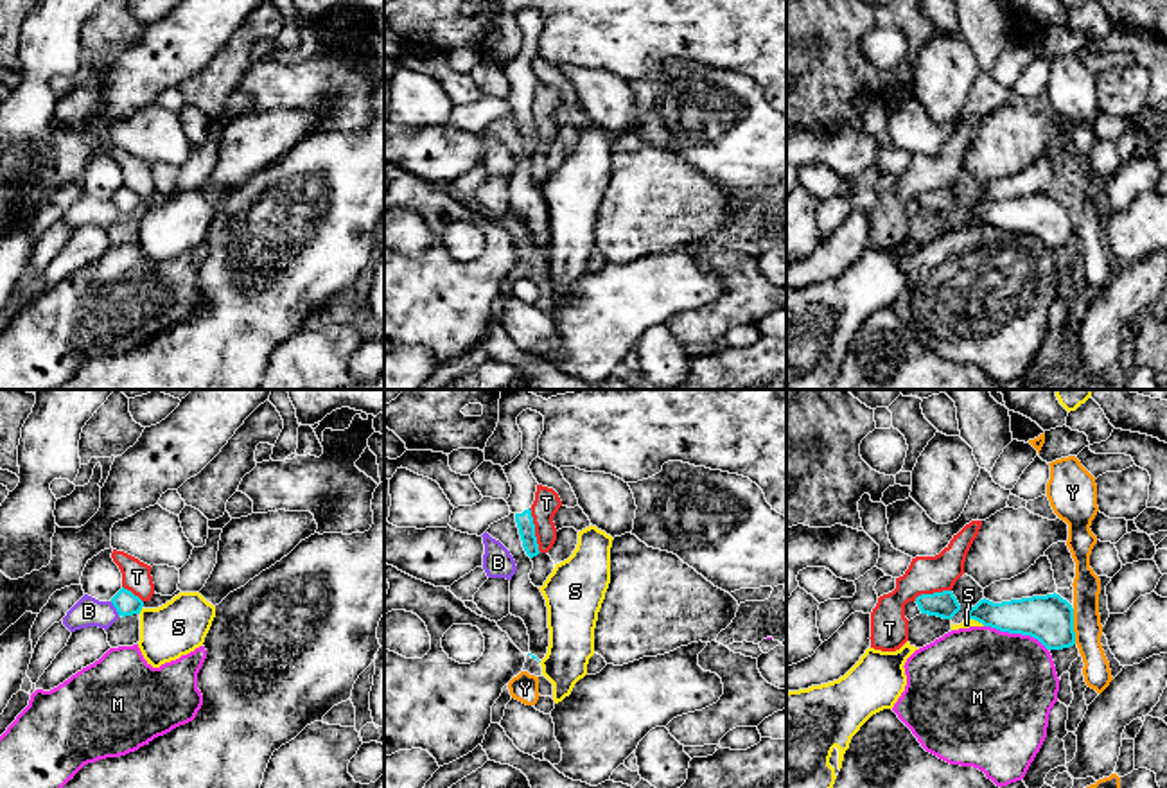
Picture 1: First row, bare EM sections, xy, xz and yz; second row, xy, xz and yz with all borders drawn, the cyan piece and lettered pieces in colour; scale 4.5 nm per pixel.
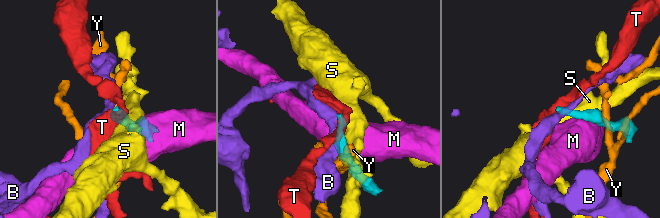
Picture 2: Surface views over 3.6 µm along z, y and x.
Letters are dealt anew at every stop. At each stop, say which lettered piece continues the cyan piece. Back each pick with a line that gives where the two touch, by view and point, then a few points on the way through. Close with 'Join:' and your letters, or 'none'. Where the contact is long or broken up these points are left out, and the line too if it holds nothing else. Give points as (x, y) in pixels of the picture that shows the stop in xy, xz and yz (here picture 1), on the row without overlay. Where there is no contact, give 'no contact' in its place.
Join: none

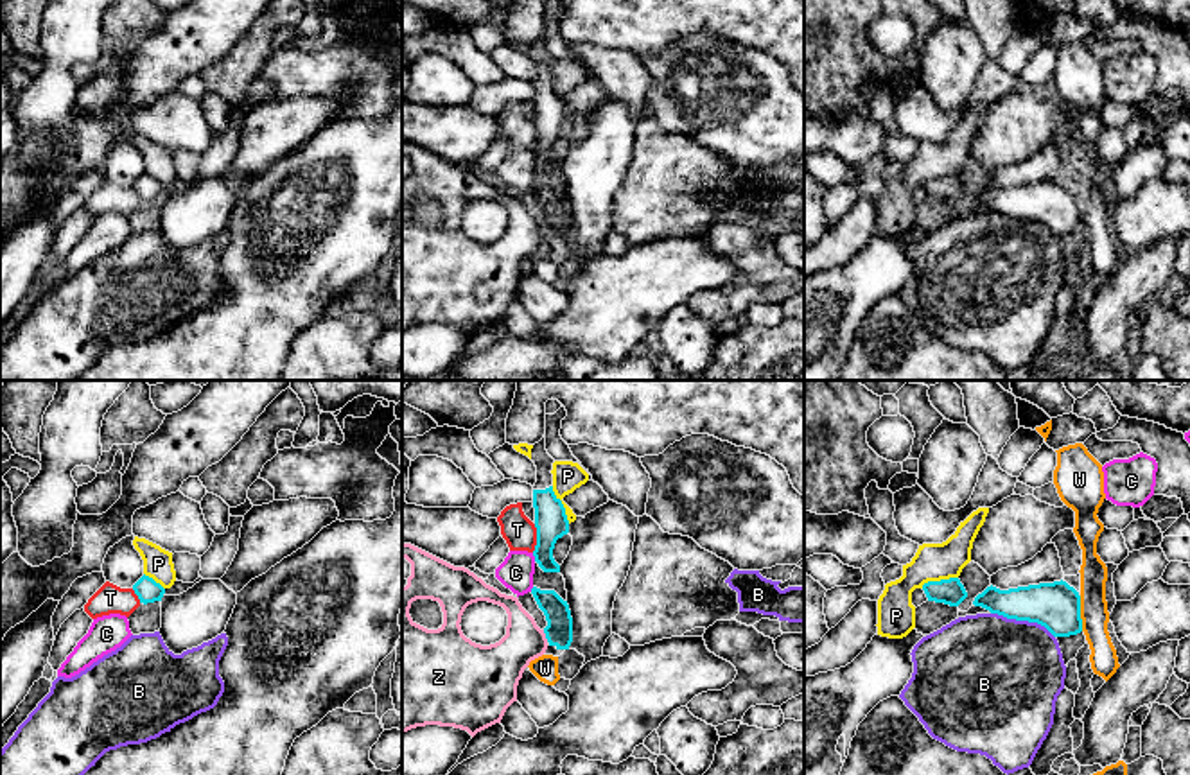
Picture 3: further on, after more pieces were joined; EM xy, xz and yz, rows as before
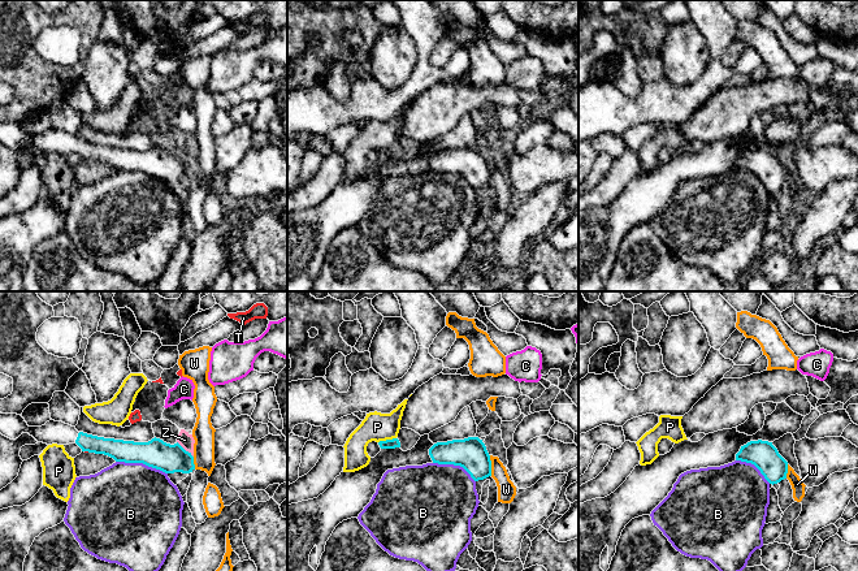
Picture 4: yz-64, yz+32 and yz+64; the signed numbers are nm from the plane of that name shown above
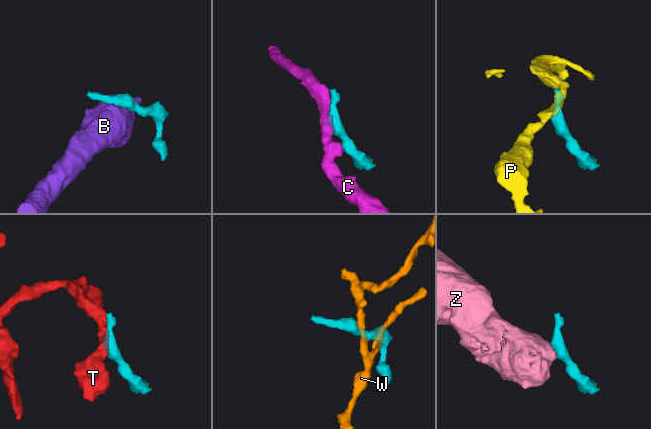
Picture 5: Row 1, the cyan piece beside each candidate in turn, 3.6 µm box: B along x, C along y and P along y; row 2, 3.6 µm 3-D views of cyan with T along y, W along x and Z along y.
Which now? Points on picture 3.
Join: none

